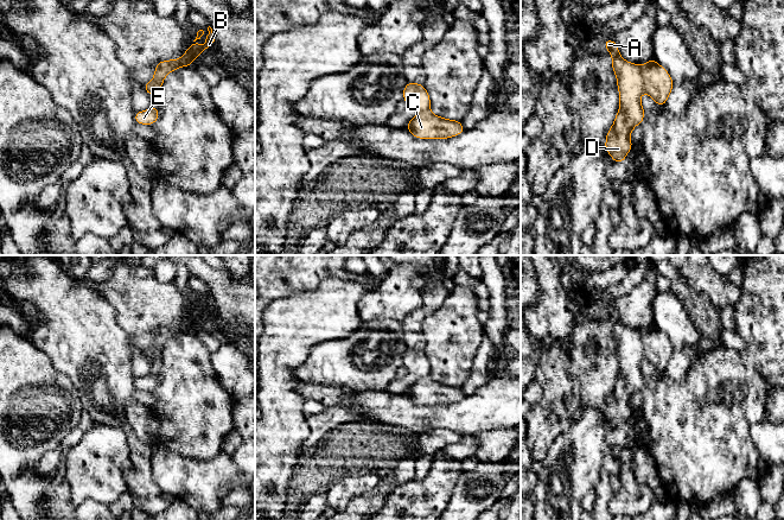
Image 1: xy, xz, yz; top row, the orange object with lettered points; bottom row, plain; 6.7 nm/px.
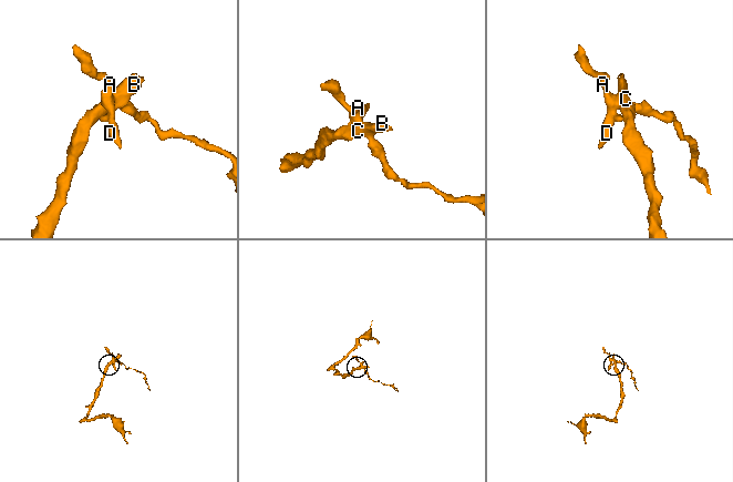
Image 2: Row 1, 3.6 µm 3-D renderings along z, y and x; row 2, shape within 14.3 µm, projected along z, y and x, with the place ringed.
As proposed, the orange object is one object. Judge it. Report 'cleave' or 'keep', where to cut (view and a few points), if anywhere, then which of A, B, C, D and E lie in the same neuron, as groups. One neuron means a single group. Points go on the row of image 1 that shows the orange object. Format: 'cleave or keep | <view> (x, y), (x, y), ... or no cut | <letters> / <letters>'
cleave | yz (641, 65), (644, 92) | A D E / B C

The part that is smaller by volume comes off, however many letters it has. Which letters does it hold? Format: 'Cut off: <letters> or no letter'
Cut off: A, D, E

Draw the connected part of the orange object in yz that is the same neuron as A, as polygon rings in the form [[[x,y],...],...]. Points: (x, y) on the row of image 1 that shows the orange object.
[[[605,38],[604,45],[612,56],[620,103],[614,122],[606,134],[605,148],[614,163],[623,163],[632,148],[631,132],[645,116],[640,104],[640,95],[644,93],[642,65],[623,59],[614,40]]]

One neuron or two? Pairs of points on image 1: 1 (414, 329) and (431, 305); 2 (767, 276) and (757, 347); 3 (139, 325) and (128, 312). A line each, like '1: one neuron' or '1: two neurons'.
1: one neuron
2: one neuron
3: one neuron

